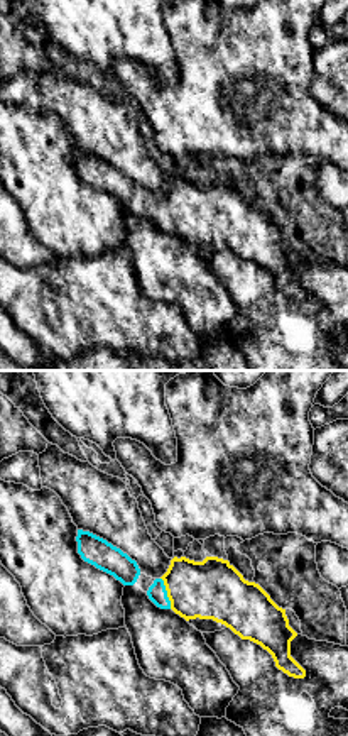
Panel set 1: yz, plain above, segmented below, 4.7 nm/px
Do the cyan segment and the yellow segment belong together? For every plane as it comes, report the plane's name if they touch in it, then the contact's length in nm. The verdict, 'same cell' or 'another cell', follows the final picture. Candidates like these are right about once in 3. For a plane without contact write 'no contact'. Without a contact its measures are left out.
yz | 160 nm

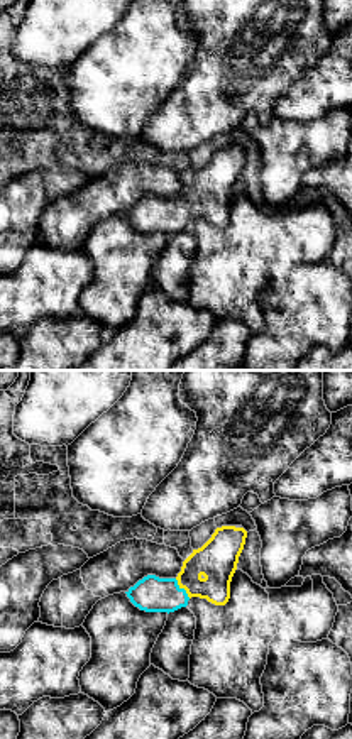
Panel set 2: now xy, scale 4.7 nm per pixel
xy | 120 nm

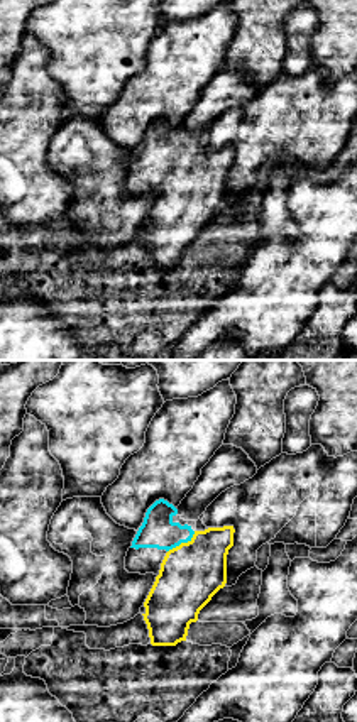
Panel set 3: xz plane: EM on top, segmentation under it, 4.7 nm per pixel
xz | 170 nm

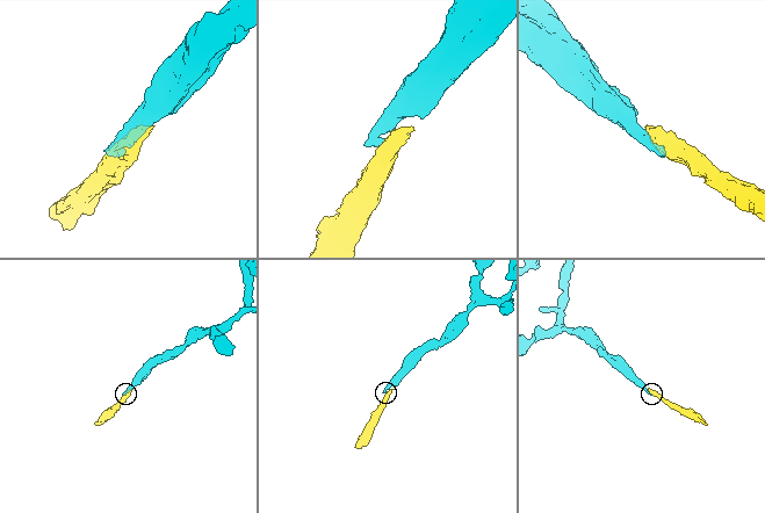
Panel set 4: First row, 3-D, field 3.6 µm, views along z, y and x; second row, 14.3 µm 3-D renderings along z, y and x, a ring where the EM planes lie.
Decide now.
same cell

